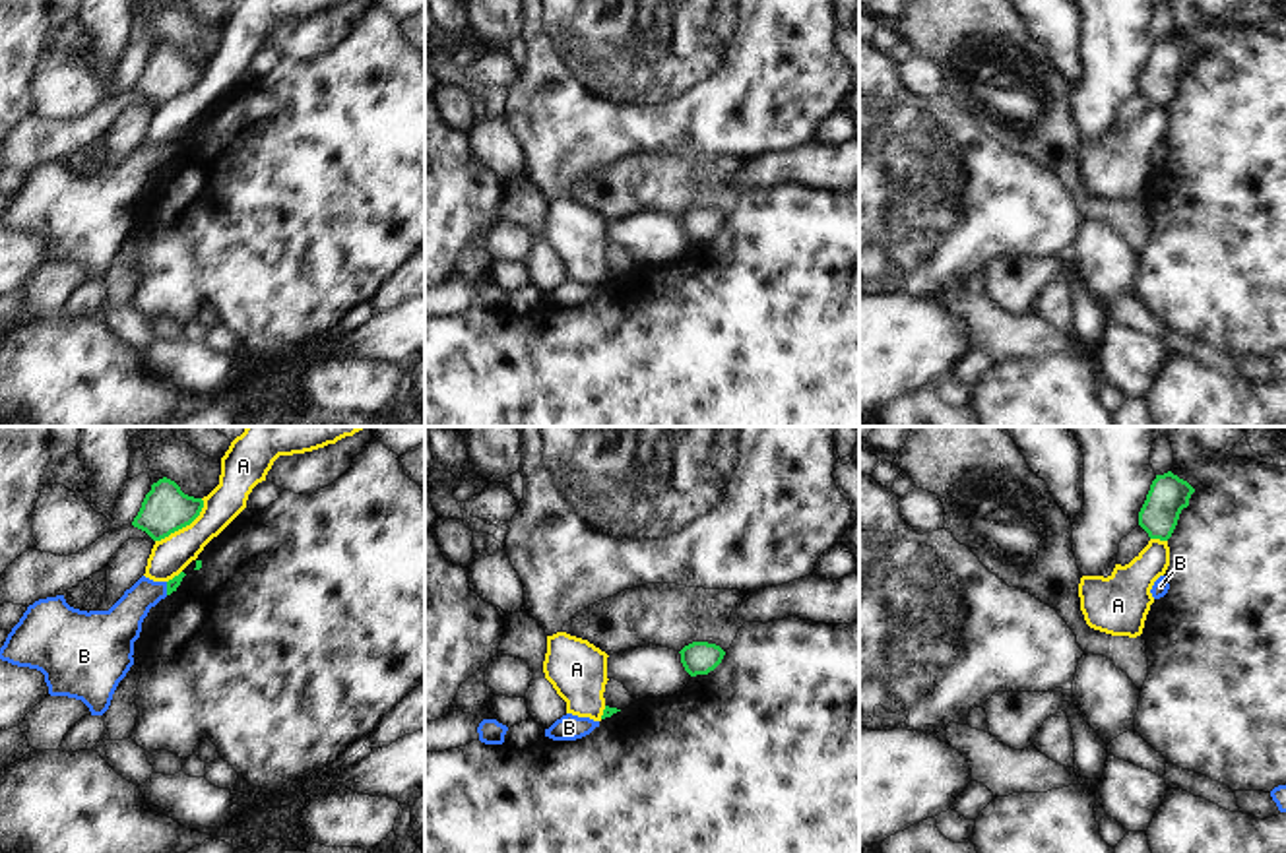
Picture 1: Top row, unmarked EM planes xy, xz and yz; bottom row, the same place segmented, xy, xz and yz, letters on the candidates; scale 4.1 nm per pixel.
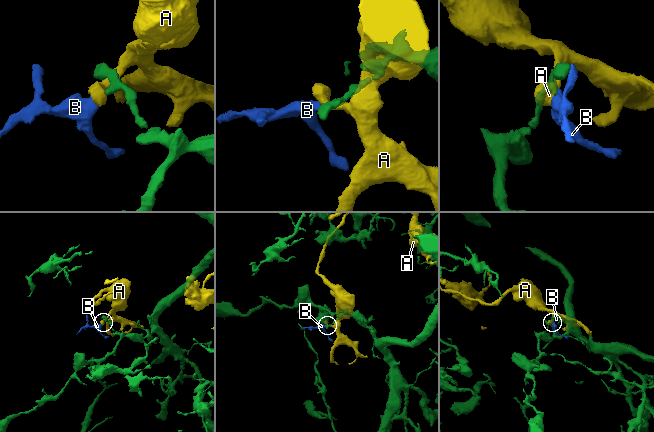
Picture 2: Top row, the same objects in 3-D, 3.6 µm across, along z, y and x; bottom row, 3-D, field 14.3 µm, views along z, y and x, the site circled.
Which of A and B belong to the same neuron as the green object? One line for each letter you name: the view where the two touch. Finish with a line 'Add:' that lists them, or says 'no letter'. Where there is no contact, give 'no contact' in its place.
B: meets green in xy
Add: B

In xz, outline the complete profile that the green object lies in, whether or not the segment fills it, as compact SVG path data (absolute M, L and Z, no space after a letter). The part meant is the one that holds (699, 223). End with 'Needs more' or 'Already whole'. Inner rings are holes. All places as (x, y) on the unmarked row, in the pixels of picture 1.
M692 207L685 211L679 219L683 233L691 242L708 240L722 229L725 221L720 211L708 207Z. Already whole.

